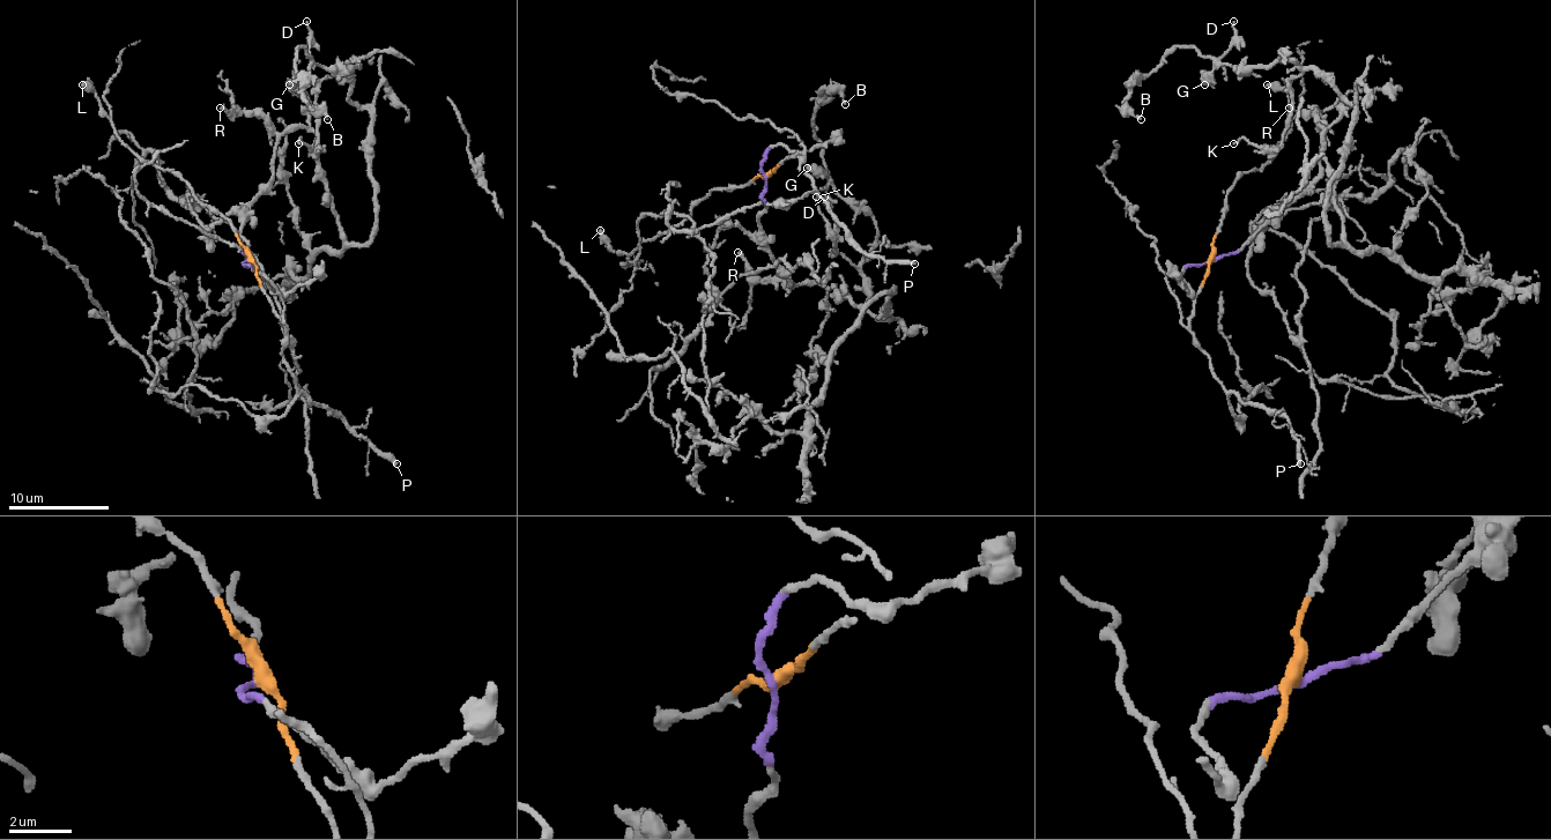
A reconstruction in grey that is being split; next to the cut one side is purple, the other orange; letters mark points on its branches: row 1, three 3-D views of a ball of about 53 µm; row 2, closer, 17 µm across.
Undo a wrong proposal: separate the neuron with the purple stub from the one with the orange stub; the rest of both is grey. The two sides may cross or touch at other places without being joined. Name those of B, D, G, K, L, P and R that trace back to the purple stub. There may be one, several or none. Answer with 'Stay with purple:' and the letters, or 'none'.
Stay with purple: B, D, G, K, R

